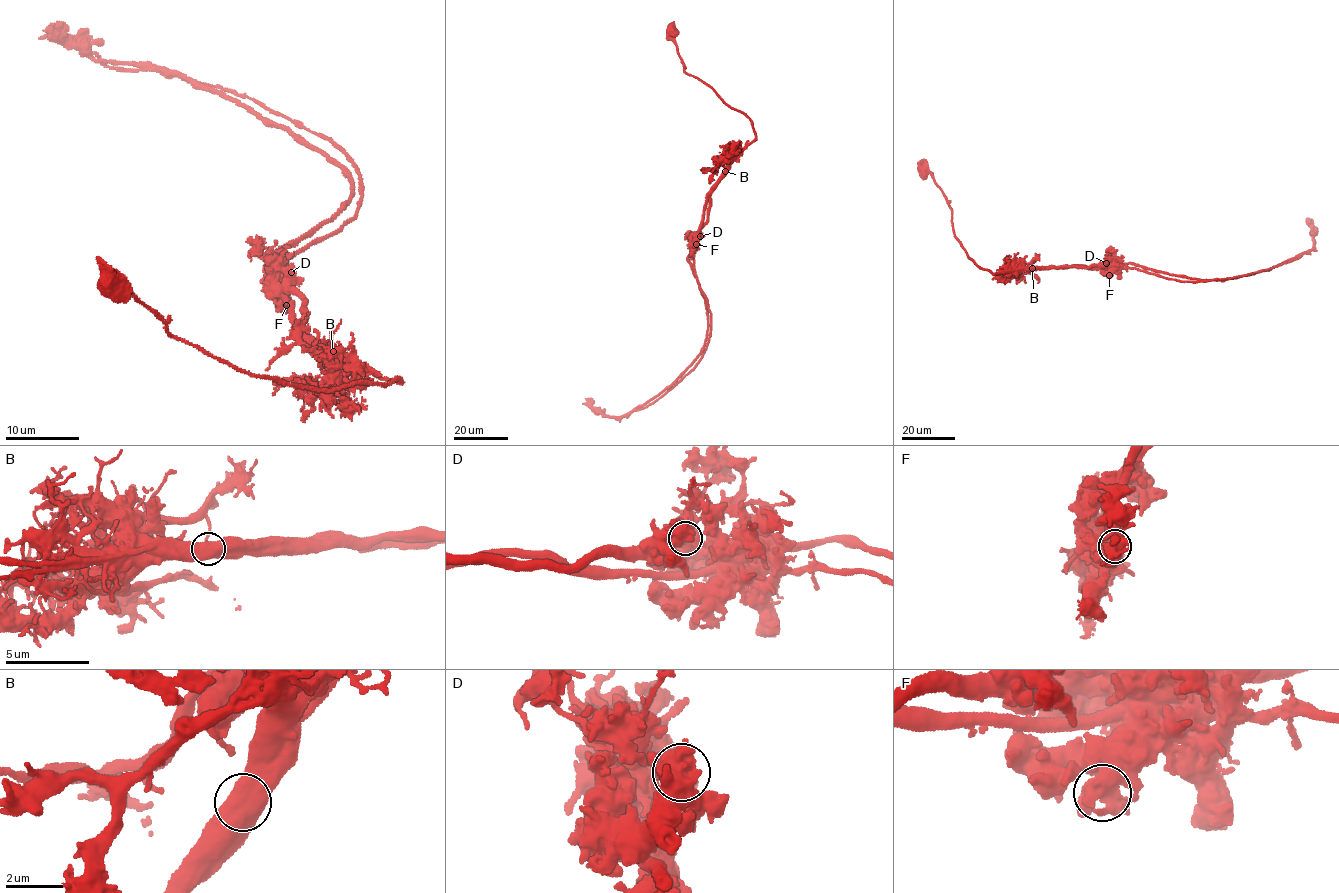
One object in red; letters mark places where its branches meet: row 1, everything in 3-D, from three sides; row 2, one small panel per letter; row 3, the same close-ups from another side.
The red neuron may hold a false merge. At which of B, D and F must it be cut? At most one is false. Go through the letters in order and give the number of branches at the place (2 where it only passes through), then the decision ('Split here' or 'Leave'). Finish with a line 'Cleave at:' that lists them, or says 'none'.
B: Branches: 2. Split here
D: Branches: 2. Leave
F: Branches: 2. Leave
Cleave at: B

